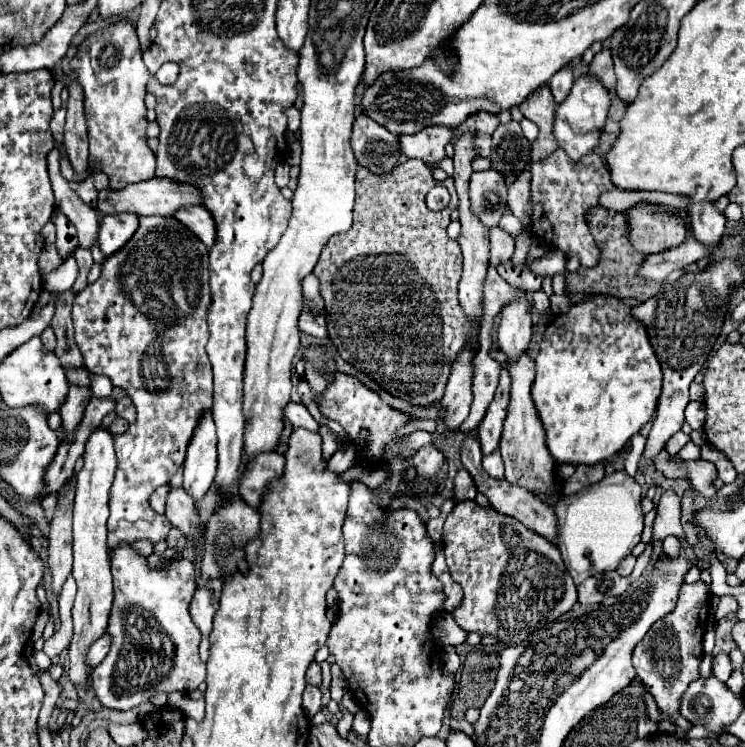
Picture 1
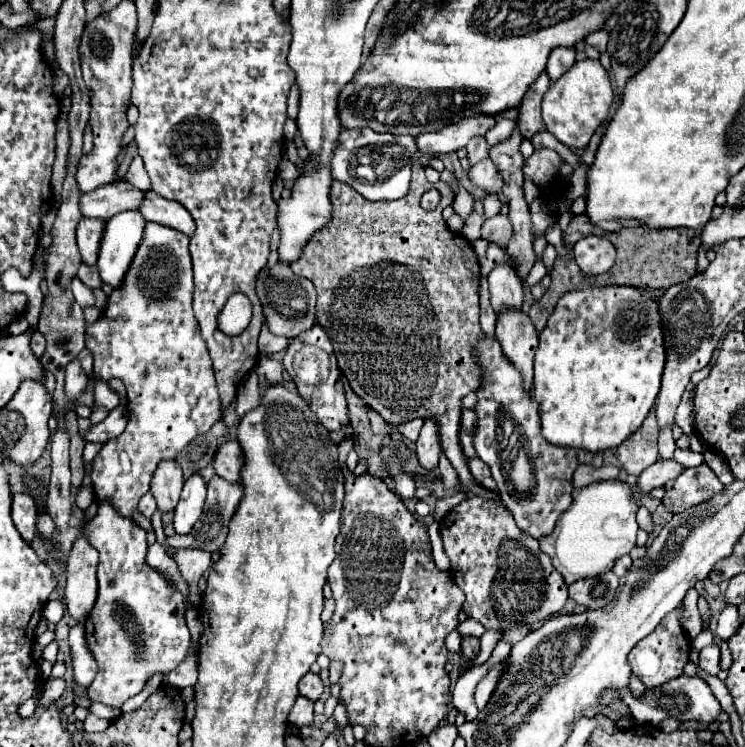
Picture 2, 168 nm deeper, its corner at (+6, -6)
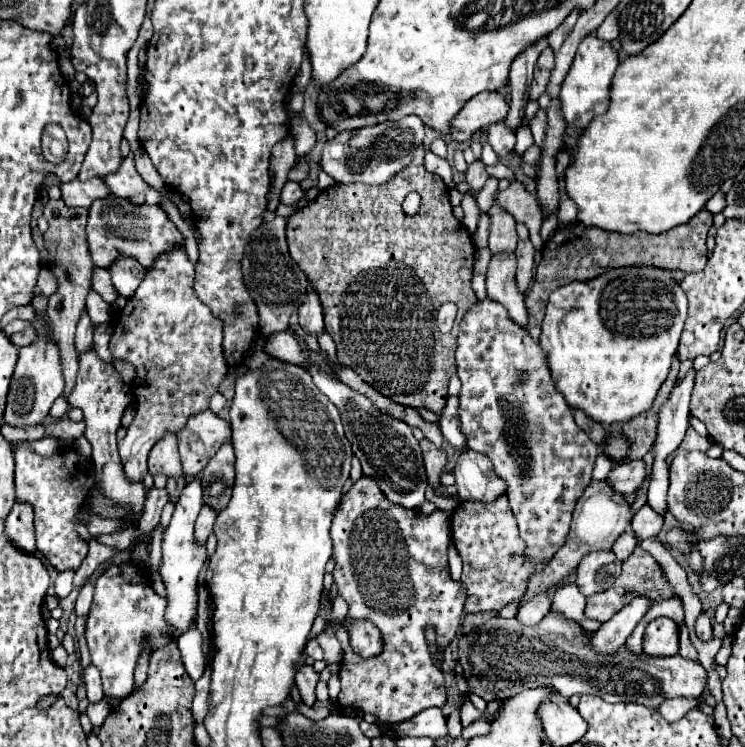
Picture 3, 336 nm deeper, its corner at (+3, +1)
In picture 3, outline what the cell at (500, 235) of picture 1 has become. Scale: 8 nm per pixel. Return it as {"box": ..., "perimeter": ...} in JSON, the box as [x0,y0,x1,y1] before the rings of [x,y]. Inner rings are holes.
{"box":[498,182,544,251],"perimeter":[[[520,182],[510,184],[504,192],[498,192],[498,204],[504,212],[512,214],[516,222],[526,224],[530,233],[530,240],[536,251],[541,251],[544,242],[540,238],[540,226],[542,226],[542,212],[538,208],[538,202],[534,196],[530,196]]]}

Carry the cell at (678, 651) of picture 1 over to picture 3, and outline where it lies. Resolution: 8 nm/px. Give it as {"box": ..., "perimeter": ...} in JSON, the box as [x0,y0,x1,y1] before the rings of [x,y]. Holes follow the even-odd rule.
{"box":[644,616,678,656],"perimeter":[[[660,616],[646,626],[644,652],[648,656],[676,656],[678,646],[678,624],[672,618]]]}

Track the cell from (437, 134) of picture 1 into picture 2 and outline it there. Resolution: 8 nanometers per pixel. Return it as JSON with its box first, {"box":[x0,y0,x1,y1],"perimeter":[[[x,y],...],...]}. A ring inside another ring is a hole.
{"box":[417,115,495,153],"perimeter":[[[475,115],[463,117],[459,123],[447,125],[435,133],[423,133],[417,137],[417,147],[421,153],[451,153],[459,151],[473,139],[475,135],[485,135],[495,125],[495,117],[491,115]]]}

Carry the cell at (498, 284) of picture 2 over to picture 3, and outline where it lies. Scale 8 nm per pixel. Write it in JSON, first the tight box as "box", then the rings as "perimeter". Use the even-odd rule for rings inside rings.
{"box":[488,204,518,254],"perimeter":[[[498,204],[488,212],[492,226],[490,226],[490,252],[492,254],[514,254],[516,244],[518,244],[518,234],[516,234],[516,222],[508,212],[502,212]]]}

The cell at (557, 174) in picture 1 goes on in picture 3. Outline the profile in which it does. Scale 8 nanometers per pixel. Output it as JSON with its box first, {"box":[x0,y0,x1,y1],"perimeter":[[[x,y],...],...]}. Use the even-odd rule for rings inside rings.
{"box":[530,110,548,148],"perimeter":[[[538,110],[536,118],[532,120],[530,124],[530,130],[532,130],[532,136],[534,136],[534,144],[538,148],[544,148],[544,142],[546,142],[546,130],[548,130],[548,124],[546,124],[546,112],[544,110]]]}

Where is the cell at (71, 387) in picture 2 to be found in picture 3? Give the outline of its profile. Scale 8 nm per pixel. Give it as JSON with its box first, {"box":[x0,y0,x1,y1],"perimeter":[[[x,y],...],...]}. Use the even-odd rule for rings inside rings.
{"box":[76,314,94,354],"perimeter":[[[84,314],[80,318],[78,330],[76,330],[76,352],[78,354],[90,352],[90,348],[92,348],[92,332],[94,332],[94,324],[90,322],[88,314]]]}

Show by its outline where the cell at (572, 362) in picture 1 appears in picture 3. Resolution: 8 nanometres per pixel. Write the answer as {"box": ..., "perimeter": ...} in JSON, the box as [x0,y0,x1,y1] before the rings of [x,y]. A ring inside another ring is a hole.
{"box":[540,266,686,426],"perimeter":[[[626,266],[554,290],[548,300],[540,346],[546,352],[546,364],[556,390],[566,398],[572,410],[582,410],[602,426],[628,422],[634,416],[644,414],[652,408],[656,392],[668,376],[684,318],[686,294],[678,280],[670,272],[654,266]]]}

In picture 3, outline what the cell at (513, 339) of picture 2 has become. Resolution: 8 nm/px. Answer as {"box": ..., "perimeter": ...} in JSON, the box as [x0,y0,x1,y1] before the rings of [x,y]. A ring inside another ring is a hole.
{"box":[486,256,528,328],"perimeter":[[[492,256],[486,274],[488,298],[502,304],[508,316],[522,328],[528,328],[528,310],[524,304],[524,294],[516,284],[516,260],[514,256]]]}

